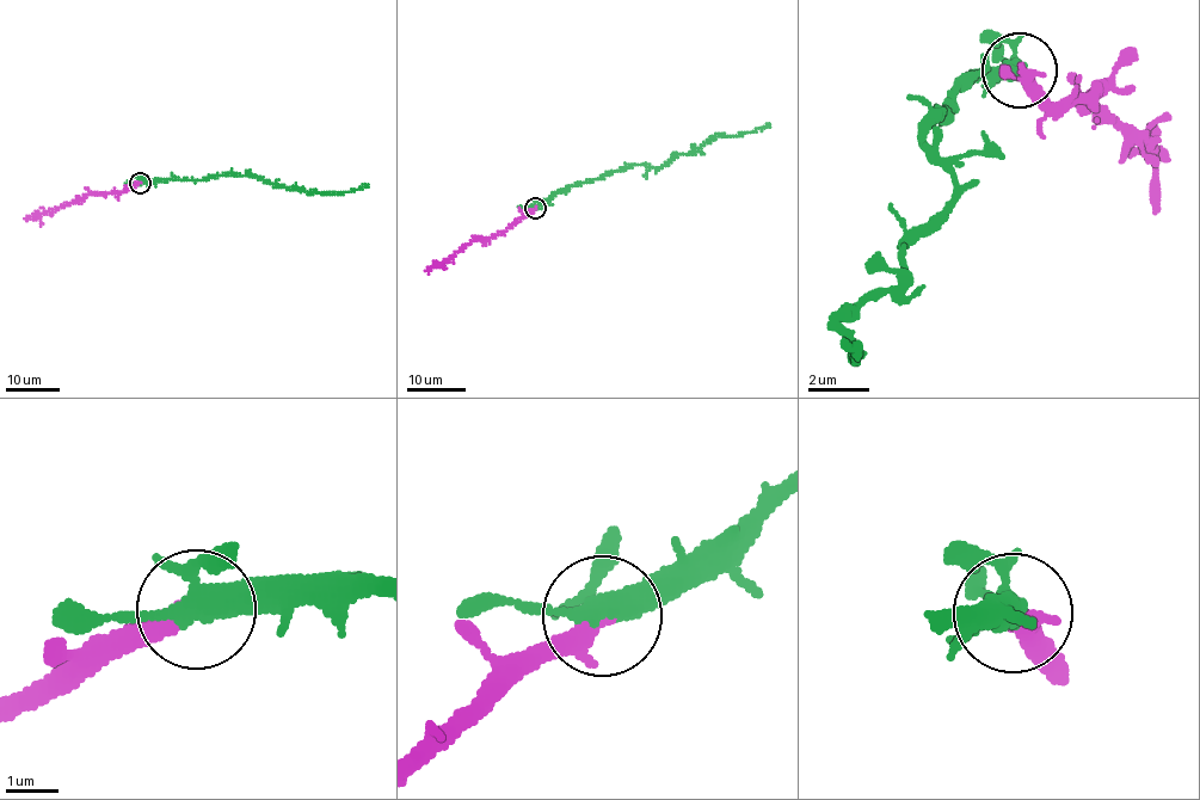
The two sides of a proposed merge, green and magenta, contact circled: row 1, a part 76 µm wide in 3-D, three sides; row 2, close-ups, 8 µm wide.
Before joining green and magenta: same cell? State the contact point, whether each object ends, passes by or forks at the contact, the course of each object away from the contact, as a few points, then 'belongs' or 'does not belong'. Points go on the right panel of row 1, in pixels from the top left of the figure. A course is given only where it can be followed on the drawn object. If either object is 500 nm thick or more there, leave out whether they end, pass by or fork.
place (1019, 71); green forks; magenta ends; course green (1021, 72), (930, 117), (962, 191), (902, 251), (909, 278), (840, 325), (861, 365), (842, 340); course magenta (1021, 72), (1056, 104), (1099, 86), (1093, 109), (1087, 99), (1164, 154); belongs

